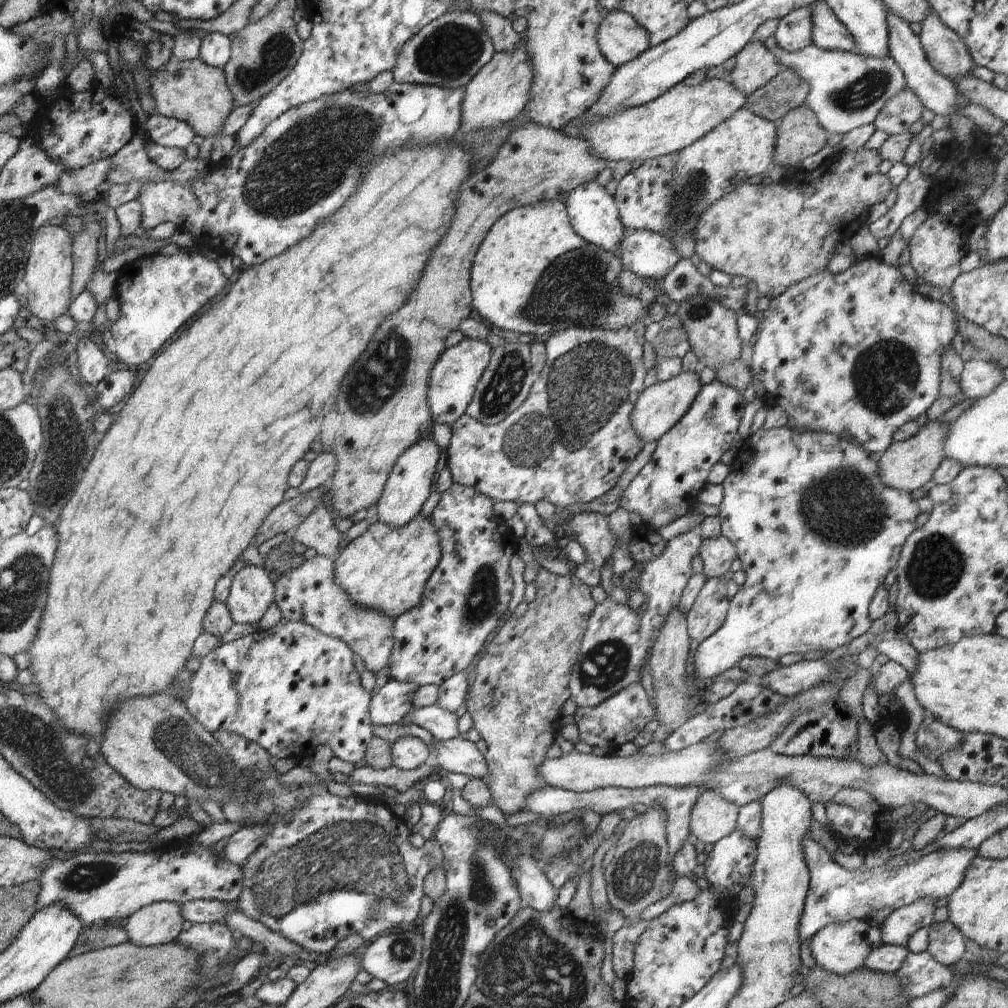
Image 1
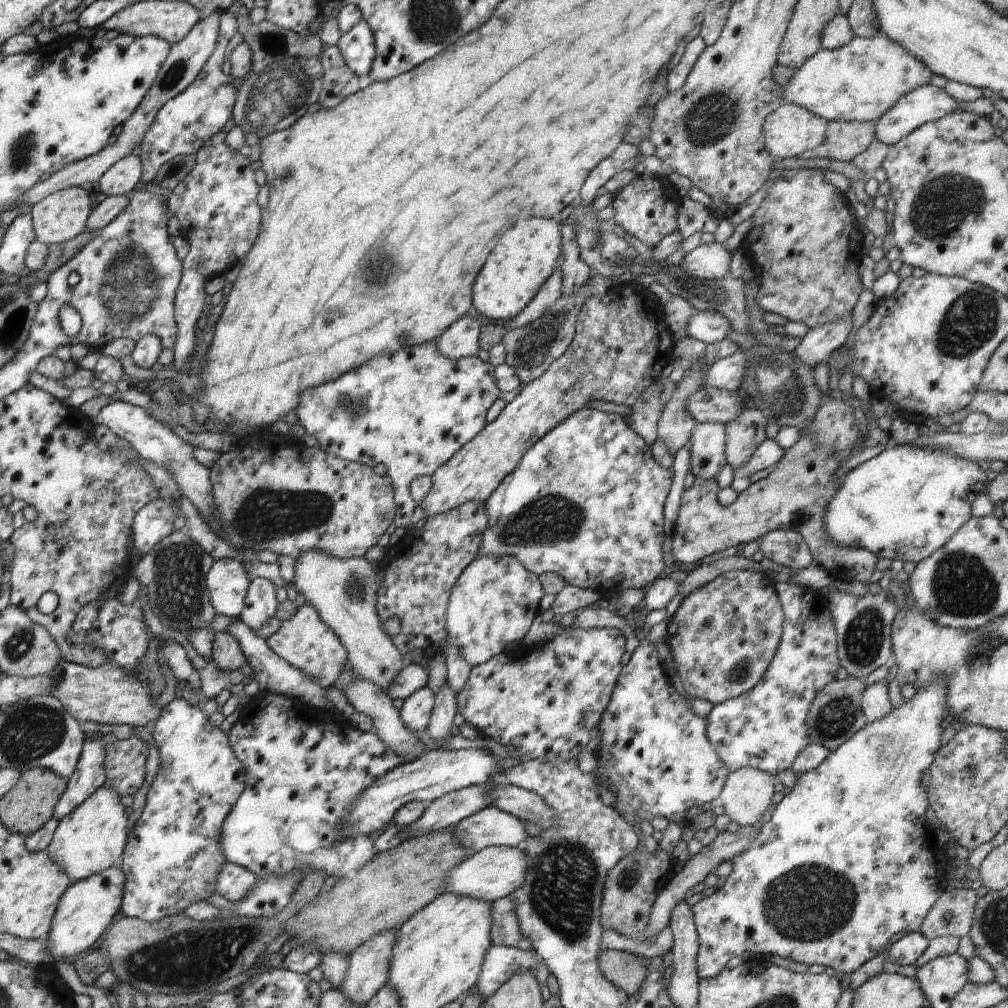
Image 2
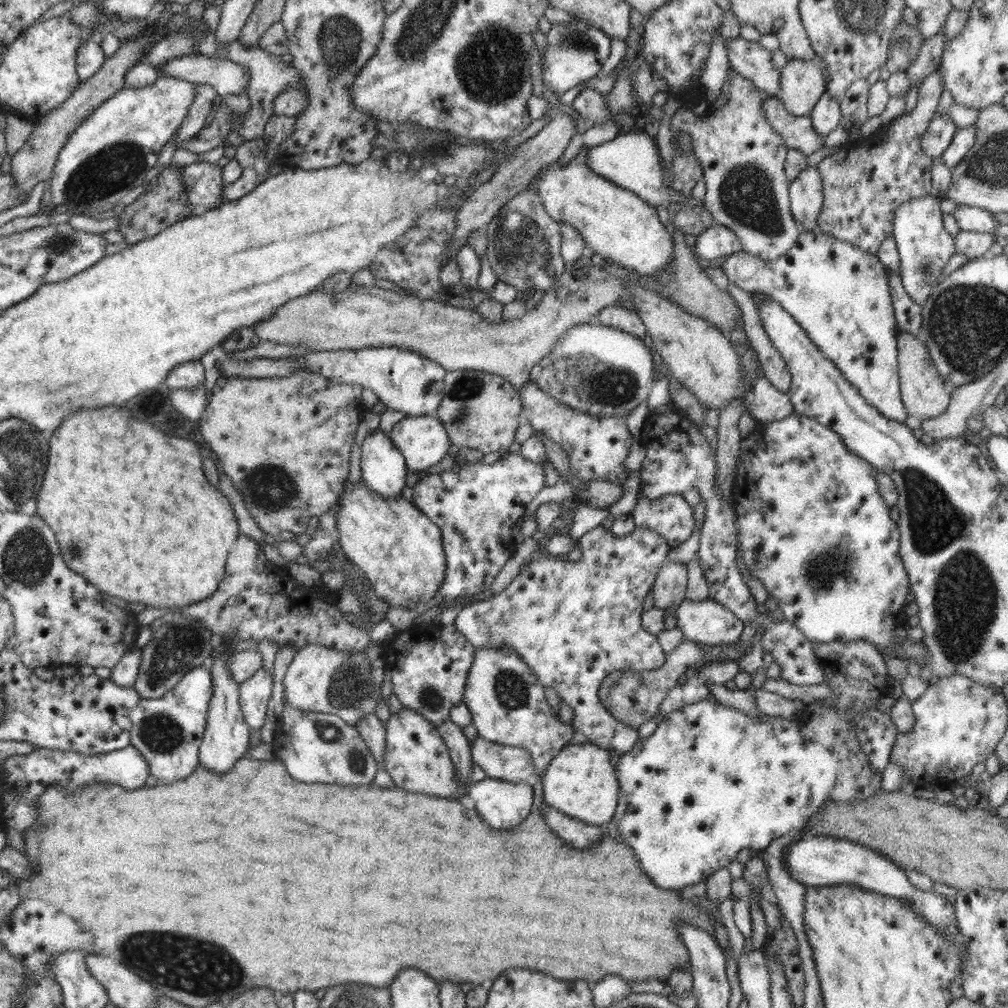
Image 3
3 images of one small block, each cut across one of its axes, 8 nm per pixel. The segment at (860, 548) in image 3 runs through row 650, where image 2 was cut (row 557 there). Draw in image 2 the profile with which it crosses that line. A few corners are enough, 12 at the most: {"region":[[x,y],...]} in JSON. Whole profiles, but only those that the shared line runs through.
{"region":[[888,446],[828,503],[836,544],[917,563],[972,518],[980,464]]}

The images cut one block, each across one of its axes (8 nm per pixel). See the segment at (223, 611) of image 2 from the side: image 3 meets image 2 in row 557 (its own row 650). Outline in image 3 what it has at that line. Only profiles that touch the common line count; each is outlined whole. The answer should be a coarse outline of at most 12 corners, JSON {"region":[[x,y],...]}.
{"region":[[227,650],[208,661],[212,698],[199,764],[224,774],[250,746]]}

